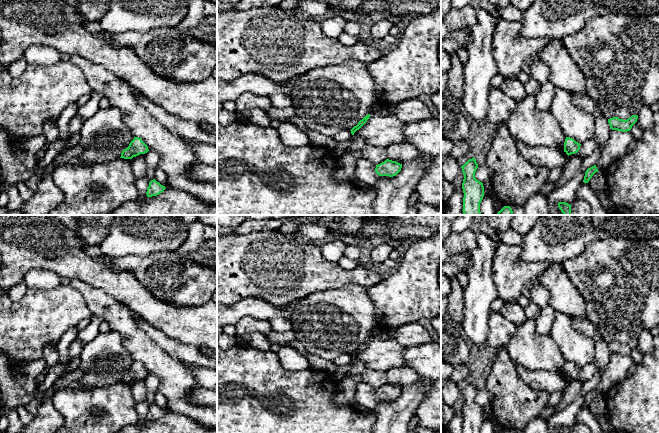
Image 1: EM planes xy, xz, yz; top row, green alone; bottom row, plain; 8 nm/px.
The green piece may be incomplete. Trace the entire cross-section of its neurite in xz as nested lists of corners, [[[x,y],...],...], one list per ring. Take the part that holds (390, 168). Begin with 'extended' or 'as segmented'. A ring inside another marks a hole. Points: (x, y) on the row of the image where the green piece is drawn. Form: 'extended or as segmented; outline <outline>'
as segmented; outline [[[386,159],[384,162],[376,165],[375,172],[379,176],[396,176],[402,168],[402,164]]]

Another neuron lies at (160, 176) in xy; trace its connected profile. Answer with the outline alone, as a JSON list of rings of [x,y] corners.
[[[159,167],[155,170],[155,180],[159,182],[161,185],[168,187],[167,174]]]

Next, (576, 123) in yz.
[[[555,88],[551,113],[566,137],[583,144],[595,137],[595,117],[573,104],[573,94]]]

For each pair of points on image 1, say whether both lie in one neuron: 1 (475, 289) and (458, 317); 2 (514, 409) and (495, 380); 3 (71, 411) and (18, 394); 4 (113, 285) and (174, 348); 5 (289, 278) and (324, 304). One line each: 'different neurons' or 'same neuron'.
1: different neurons
2: same neuron
3: different neurons
4: different neurons
5: different neurons

